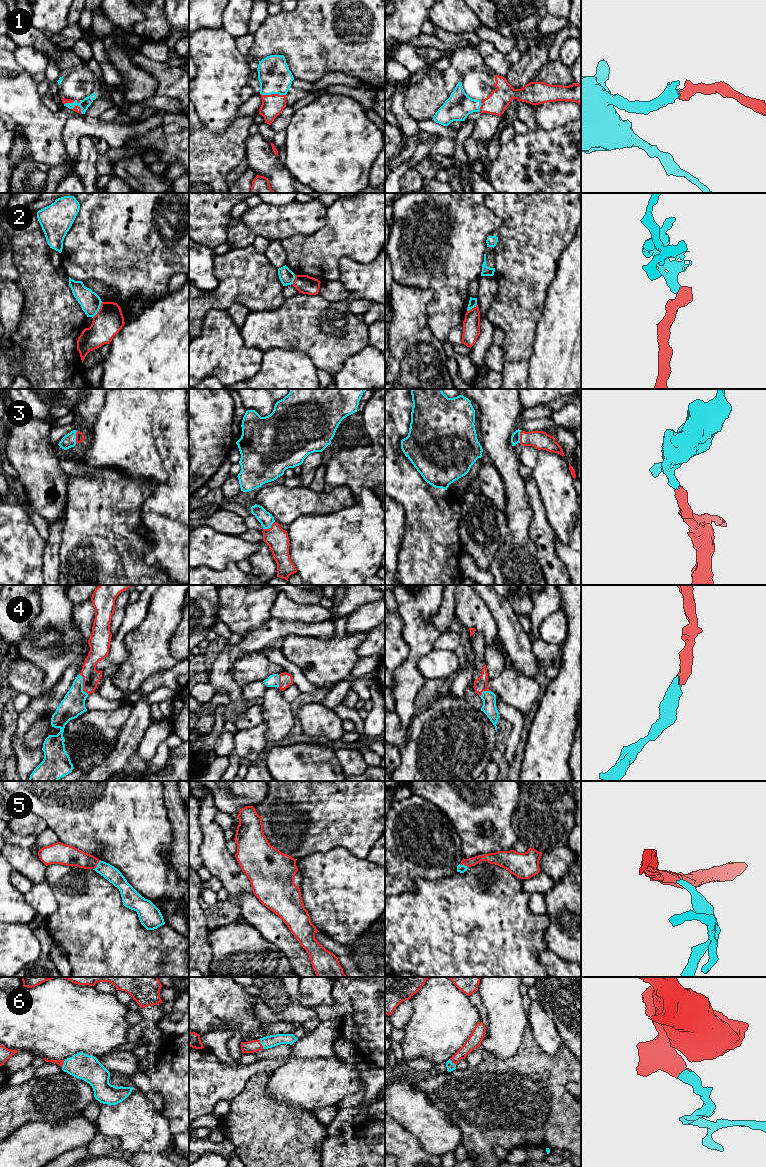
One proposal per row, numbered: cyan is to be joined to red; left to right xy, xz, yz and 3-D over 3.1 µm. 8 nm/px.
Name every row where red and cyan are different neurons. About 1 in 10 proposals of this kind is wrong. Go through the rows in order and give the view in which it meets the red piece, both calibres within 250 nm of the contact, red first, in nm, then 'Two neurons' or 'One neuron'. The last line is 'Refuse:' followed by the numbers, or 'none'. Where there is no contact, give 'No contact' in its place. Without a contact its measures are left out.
1: Touches red in xz. Thickness 180 nm (red) against 260 nm. One neuron
2: Touches red in xy. Thickness 240 nm (red) against 170 nm. Two neurons
3: Touches red in xz. Thickness 180 nm (red) against 120 nm. One neuron
4: Touches red in xy. Thickness 140 nm (red) against 190 nm. One neuron
5: Touches red in xy. Thickness 160 nm (red) against 120 nm. One neuron
6: Touches red in xz. Thickness 100 nm (red) against 100 nm. One neuron
Refuse: 2

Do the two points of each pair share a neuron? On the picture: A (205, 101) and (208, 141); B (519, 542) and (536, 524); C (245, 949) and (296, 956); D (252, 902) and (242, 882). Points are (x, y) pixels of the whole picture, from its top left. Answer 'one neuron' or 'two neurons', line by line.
A: two neurons
B: two neurons
C: two neurons
D: two neurons

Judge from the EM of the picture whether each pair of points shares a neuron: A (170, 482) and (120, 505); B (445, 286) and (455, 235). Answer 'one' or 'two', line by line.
A: two
B: one

